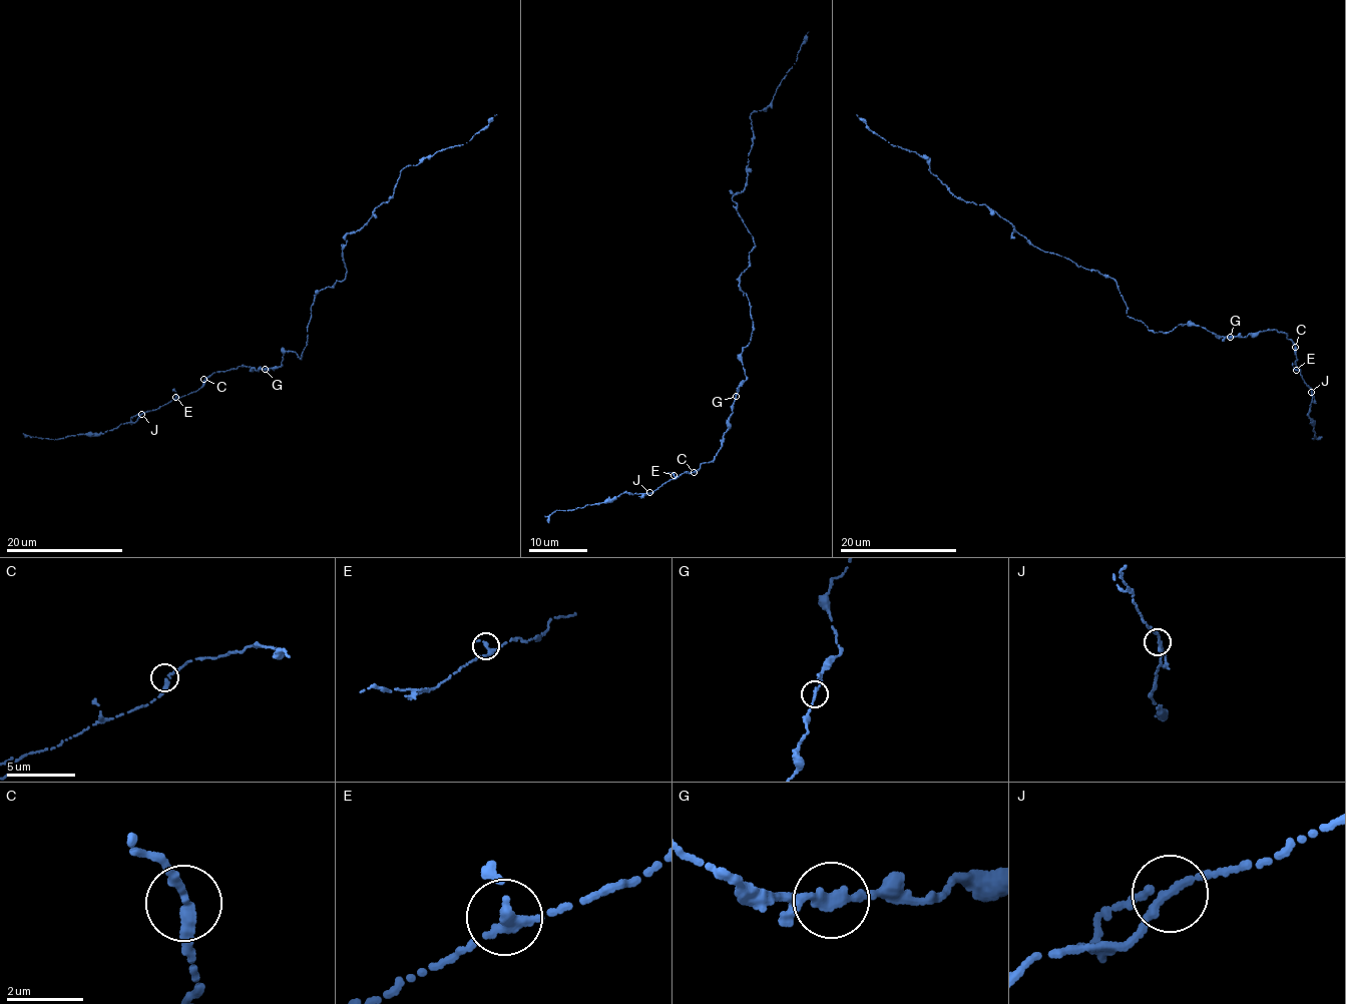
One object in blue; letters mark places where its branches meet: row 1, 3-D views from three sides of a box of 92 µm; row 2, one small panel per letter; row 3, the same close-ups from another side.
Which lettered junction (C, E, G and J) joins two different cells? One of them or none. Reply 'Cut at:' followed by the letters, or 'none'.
Cut at: none

